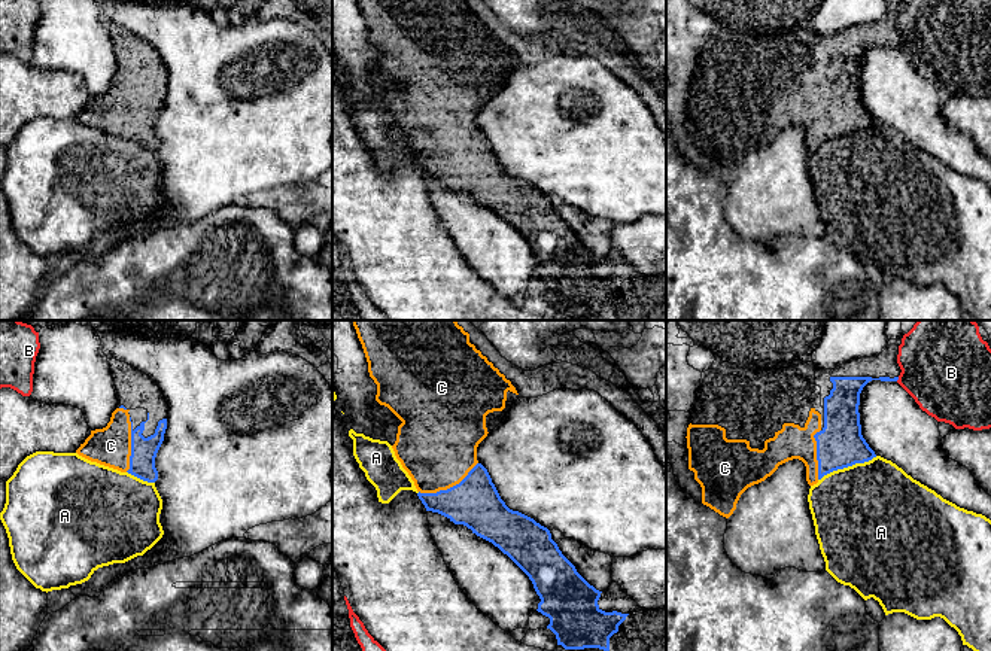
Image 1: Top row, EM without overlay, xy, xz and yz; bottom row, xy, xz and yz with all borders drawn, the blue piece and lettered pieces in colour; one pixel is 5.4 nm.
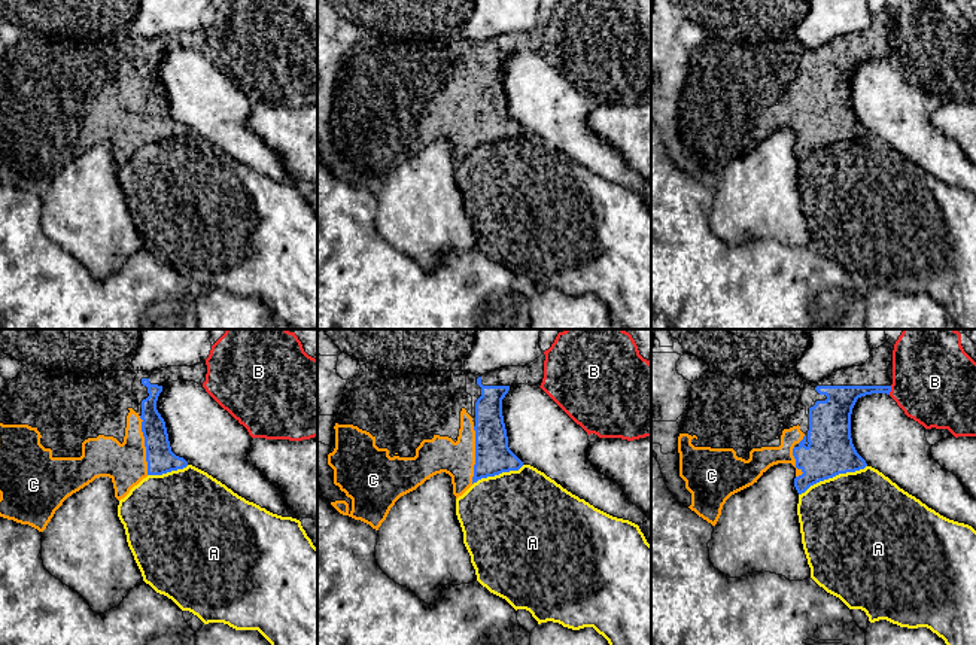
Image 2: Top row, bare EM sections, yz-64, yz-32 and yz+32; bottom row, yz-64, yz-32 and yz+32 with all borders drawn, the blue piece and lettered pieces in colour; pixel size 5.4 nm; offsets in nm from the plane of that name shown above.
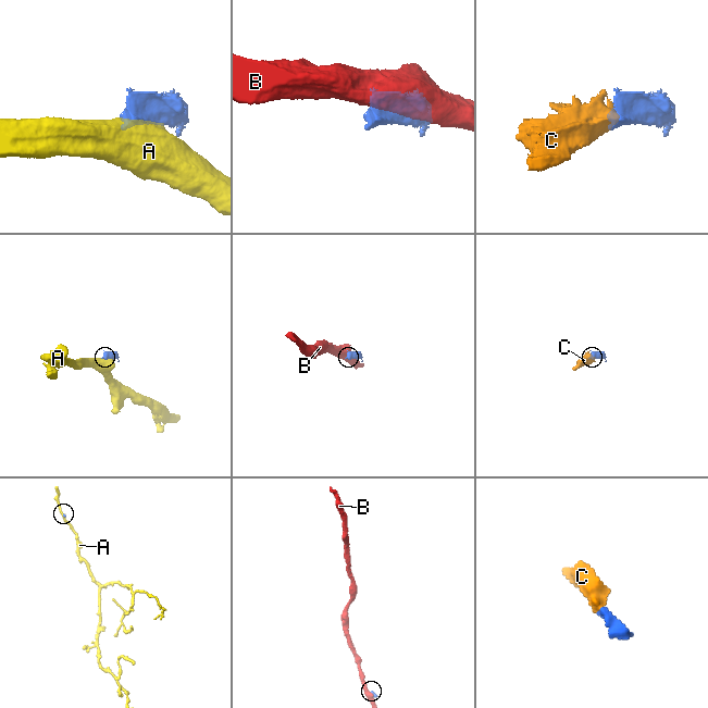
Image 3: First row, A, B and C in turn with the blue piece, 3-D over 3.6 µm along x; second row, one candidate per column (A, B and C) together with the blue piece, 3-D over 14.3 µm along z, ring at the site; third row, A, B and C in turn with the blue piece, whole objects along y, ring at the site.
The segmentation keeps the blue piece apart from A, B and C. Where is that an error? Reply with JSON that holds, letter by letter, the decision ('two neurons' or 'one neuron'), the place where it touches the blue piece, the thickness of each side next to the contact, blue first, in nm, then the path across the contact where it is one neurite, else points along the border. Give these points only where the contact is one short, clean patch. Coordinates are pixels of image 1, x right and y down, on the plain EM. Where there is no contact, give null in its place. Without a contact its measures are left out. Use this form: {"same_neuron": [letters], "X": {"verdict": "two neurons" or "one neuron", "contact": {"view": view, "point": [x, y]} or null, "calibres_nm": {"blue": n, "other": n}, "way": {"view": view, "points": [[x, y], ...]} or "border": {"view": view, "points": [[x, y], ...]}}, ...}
{"same_neuron": ["C"], "A": {"verdict": "two neurons", "contact": {"view": "yz", "point": [847, 133]}, "calibres_nm": {"blue": 260, "other": 500}}, "B": {"verdict": "two neurons", "contact": {"view": "yz", "point": [897, 45]}, "calibres_nm": {"blue": 110, "other": 420}, "border": {"view": "yz", "points": [[899, 43], [896, 46]]}}, "C": {"verdict": "one neuron", "contact": {"view": "xz", "point": [450, 154]}, "calibres_nm": {"blue": 280, "other": 440}}}

